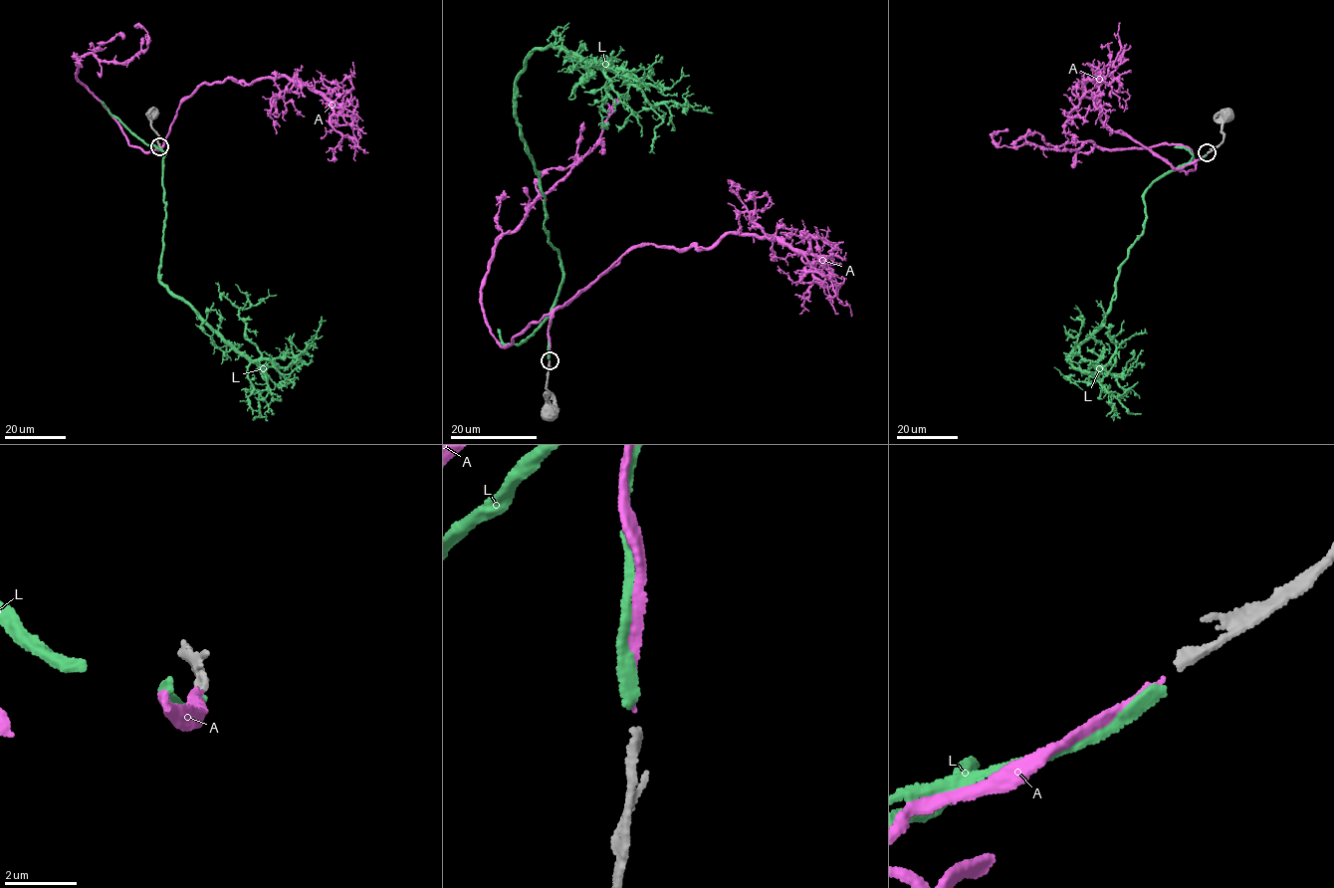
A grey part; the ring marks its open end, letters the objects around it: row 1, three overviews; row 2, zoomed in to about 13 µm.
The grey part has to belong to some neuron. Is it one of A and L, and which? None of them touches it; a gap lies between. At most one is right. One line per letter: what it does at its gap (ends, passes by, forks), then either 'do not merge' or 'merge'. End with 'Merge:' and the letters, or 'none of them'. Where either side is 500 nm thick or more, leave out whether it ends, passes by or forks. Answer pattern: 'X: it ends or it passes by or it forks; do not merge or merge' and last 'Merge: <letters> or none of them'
A: it ends; merge
L: it ends; do not merge
Merge: A

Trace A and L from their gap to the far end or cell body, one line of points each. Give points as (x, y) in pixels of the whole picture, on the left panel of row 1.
A: (159, 147), (143, 152), (130, 144), (75, 73), (91, 53), (122, 63), (143, 52), (147, 33), (135, 26)
L: (159, 147), (155, 147), (164, 153), (166, 219), (158, 281), (240, 351), (284, 367), (311, 345), (322, 317)

